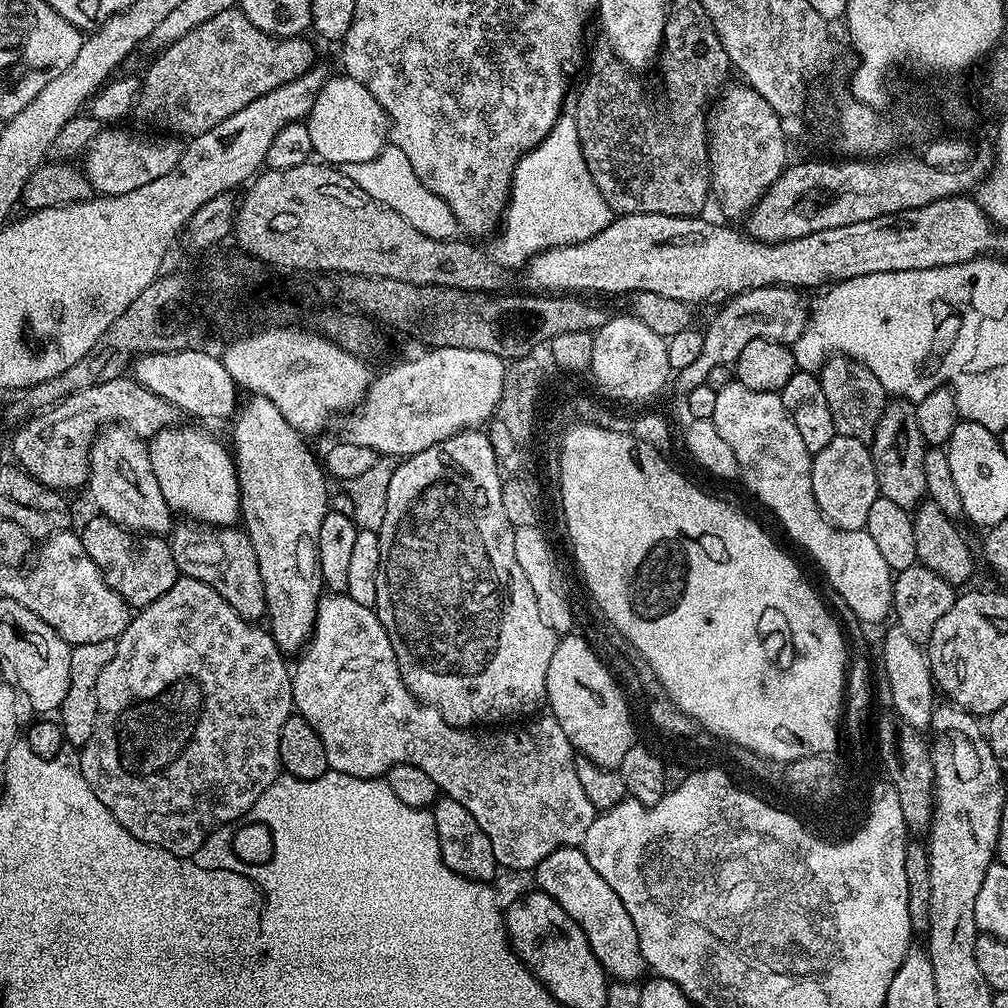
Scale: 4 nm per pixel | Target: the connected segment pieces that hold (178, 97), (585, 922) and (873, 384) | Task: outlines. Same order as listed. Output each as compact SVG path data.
M239 7L230 10L222 10L222 14L214 14L214 18L210 18L210 22L202 22L202 26L198 26L194 30L190 30L182 38L178 38L178 42L169 44L167 48L159 53L160 56L148 68L148 73L143 73L142 83L140 85L140 99L138 101L138 116L145 120L148 124L153 124L153 129L163 130L165 133L175 133L180 138L191 138L198 134L206 134L206 130L214 130L214 126L218 126L218 122L226 122L226 118L230 118L230 114L238 114L238 110L242 110L242 106L250 106L250 102L254 102L254 98L262 98L262 94L266 94L270 90L274 90L278 86L282 86L286 82L290 82L294 78L304 75L309 68L313 67L312 60L312 44L308 38L300 36L271 36L262 30L258 30L258 26L254 26L254 22L250 22L250 18L246 18L246 14L241 12Z
M583 847L559 848L554 850L554 854L546 854L535 868L534 876L535 887L550 894L550 898L554 898L554 902L558 902L558 906L562 906L574 922L578 922L590 942L590 950L594 950L594 958L598 958L613 981L636 982L645 975L646 965L642 946L638 946L638 930L634 930L634 922L630 914L626 914L626 906L622 906L622 898L618 898L605 879L590 866Z
M839 354L829 356L818 375L822 382L822 391L826 393L830 414L834 418L836 435L871 441L874 430L882 418L882 410L890 399L882 382L878 382L878 378L874 378L874 374L866 370L866 366Z

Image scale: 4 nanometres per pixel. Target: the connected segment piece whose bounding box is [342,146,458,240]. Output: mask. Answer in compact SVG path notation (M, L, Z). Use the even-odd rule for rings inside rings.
M395 146L383 147L380 153L376 157L370 158L369 161L343 165L342 171L346 178L350 178L350 182L354 182L362 190L366 190L366 194L370 194L370 198L374 198L380 204L385 204L390 210L402 214L402 218L406 218L406 222L410 222L410 226L414 226L414 230L426 234L426 238L451 240L457 235L458 225L450 206L446 206L446 202L442 202L442 198L438 198L438 194L434 194L430 190L426 190L426 186L422 186L422 182L414 174L406 154L402 154L402 150L398 150Z

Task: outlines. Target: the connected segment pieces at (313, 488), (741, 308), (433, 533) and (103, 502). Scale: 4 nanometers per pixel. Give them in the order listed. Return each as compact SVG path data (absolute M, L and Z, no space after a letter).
M249 395L247 399L245 404L243 401L237 407L236 415L231 421L232 444L230 443L240 487L242 528L254 546L261 570L267 627L281 652L296 654L308 643L308 637L316 626L316 607L322 595L318 530L322 530L322 518L330 510L330 480L318 456L308 449L309 441L296 432L294 426L286 422L286 418L282 418L278 406L274 406L270 398Z
M745 288L737 296L731 297L716 312L716 317L703 329L704 341L702 354L691 366L679 369L674 376L674 384L681 388L681 393L687 394L694 386L707 384L707 375L714 366L723 364L735 365L738 354L754 338L777 340L779 344L793 345L796 339L806 330L810 319L809 301L804 301L799 291L794 288Z
M480 430L455 432L450 438L401 459L397 464L400 465L393 470L392 477L388 480L388 489L384 492L384 517L380 520L380 528L378 527L380 565L374 611L390 638L390 646L394 646L394 658L398 658L402 682L421 705L439 708L446 722L455 728L471 729L473 726L495 725L492 724L495 720L516 722L519 721L516 720L519 716L535 717L541 711L539 708L545 707L548 698L546 670L550 670L550 658L554 658L558 633L550 630L546 622L542 622L542 614L538 614L538 602L534 602L534 590L530 590L530 582L526 582L526 574L522 574L522 566L518 566L518 558L514 558L514 529L506 518L506 509L502 507L502 471L491 442Z
M109 426L97 435L90 450L90 462L88 463L88 483L86 492L92 495L96 503L95 511L127 528L129 532L137 534L151 534L164 536L171 533L174 527L174 512L168 507L166 498L163 497L162 489L154 476L154 469L150 464L151 454L149 445L139 436L135 436L123 426Z

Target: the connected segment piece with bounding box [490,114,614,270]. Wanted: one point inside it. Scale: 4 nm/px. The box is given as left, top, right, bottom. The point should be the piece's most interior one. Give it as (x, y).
(555, 201)

